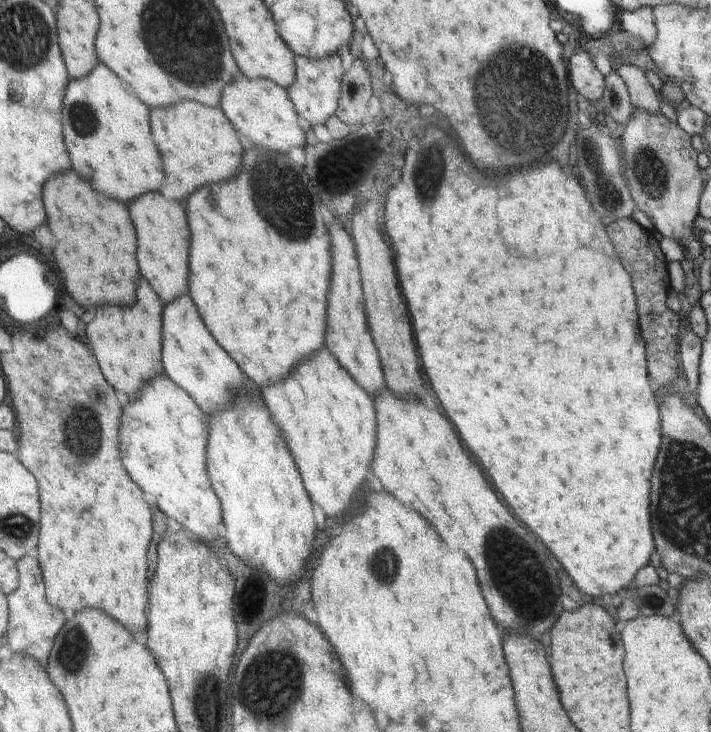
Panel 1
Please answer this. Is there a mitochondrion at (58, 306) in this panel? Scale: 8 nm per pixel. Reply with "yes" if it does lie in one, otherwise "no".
no

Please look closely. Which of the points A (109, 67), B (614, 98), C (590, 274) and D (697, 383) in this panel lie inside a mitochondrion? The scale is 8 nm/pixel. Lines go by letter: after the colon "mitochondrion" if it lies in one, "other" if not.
A: other
B: mitochondrion
C: other
D: other

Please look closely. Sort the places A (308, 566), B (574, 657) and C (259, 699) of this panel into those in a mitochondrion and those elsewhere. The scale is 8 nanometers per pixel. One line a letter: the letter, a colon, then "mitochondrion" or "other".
A: other
B: other
C: mitochondrion

